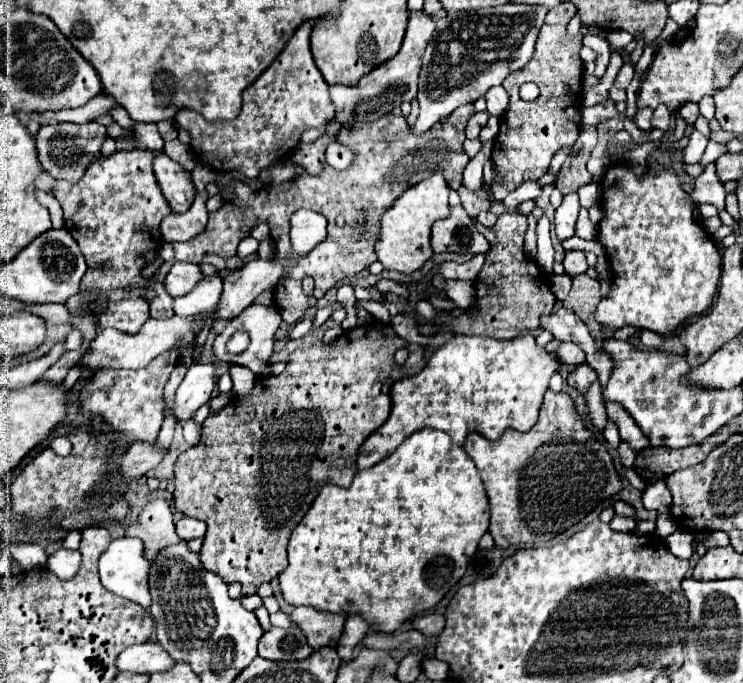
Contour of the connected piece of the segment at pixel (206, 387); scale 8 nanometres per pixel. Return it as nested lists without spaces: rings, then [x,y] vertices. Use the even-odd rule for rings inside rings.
[[[192,363],[184,381],[176,389],[172,409],[178,419],[190,419],[204,403],[210,401],[216,387],[214,369],[210,363]]]

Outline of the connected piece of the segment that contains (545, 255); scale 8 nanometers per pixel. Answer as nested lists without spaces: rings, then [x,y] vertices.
[[[542,215],[538,219],[538,229],[536,229],[537,234],[537,253],[536,253],[536,263],[540,265],[540,269],[548,275],[552,275],[552,267],[554,267],[554,248],[551,242],[550,235],[550,221],[546,215]]]

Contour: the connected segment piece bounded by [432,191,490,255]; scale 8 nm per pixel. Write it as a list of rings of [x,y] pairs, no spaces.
[[[450,191],[450,215],[440,219],[432,227],[432,249],[436,253],[442,251],[458,251],[458,253],[486,253],[490,243],[482,233],[476,231],[472,219],[462,209],[460,197],[456,191]]]

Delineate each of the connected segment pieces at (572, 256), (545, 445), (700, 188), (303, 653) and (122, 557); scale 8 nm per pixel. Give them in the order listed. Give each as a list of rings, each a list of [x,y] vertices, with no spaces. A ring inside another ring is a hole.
[[[566,251],[564,269],[566,269],[566,275],[570,275],[570,277],[574,277],[578,273],[586,273],[588,271],[586,255],[582,251]]]
[[[548,389],[544,393],[544,403],[540,407],[538,421],[530,431],[520,433],[516,429],[506,429],[498,441],[484,439],[484,435],[478,435],[474,431],[468,435],[464,449],[476,463],[476,469],[480,471],[480,477],[484,481],[492,513],[488,533],[500,549],[524,543],[542,545],[550,541],[554,535],[578,523],[586,513],[592,511],[592,507],[596,507],[606,497],[618,493],[622,487],[606,447],[596,441],[592,431],[578,417],[570,395],[564,391],[556,393]]]
[[[710,163],[706,171],[700,177],[696,177],[696,189],[690,193],[690,199],[694,199],[696,205],[710,203],[718,211],[724,211],[724,197],[726,197],[724,185],[716,175],[714,163]]]
[[[272,627],[266,631],[258,645],[258,655],[266,657],[270,661],[296,661],[306,659],[314,649],[308,647],[306,637],[298,627]]]
[[[136,537],[112,539],[110,545],[106,547],[106,551],[100,555],[98,573],[100,573],[102,585],[110,593],[116,593],[116,595],[120,595],[124,599],[140,603],[142,607],[150,607],[150,593],[148,593],[148,583],[146,583],[148,559],[142,557],[142,541],[140,539],[136,539]]]

